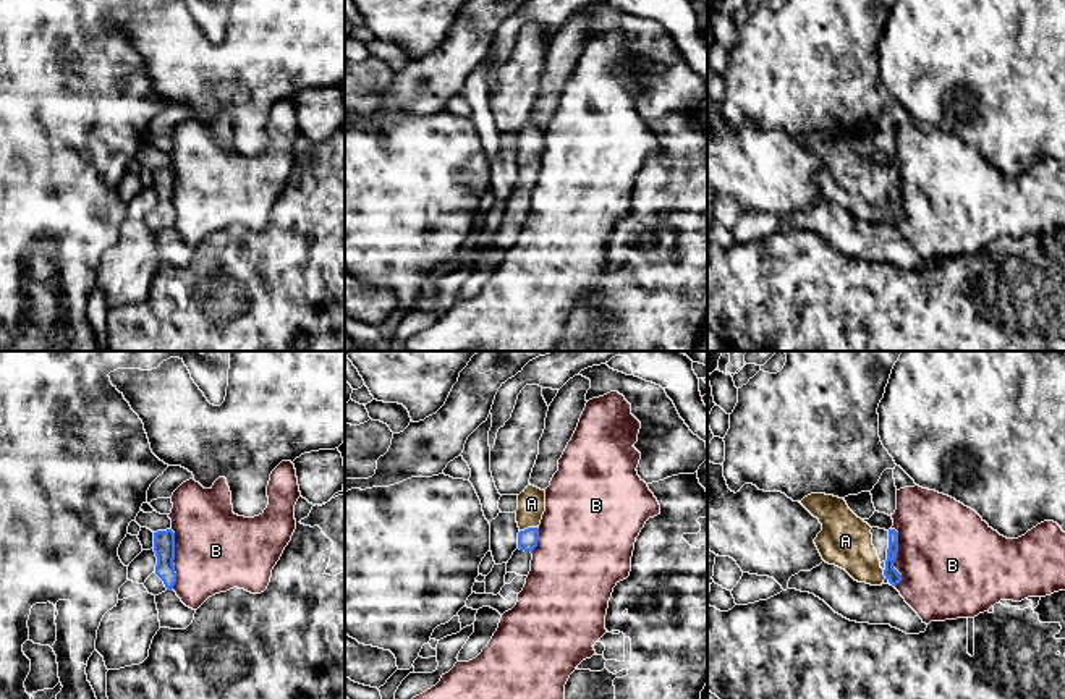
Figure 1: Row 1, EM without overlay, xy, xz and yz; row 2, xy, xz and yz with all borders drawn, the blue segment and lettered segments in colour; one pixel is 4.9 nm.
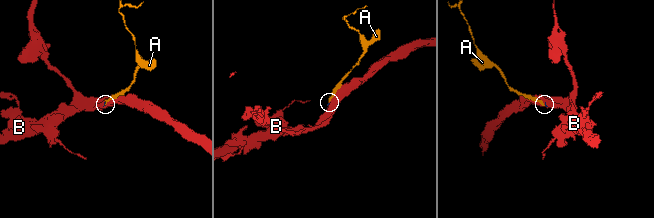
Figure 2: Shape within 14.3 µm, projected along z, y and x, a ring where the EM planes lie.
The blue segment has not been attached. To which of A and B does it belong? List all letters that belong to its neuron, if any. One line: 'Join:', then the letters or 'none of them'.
Join: A

